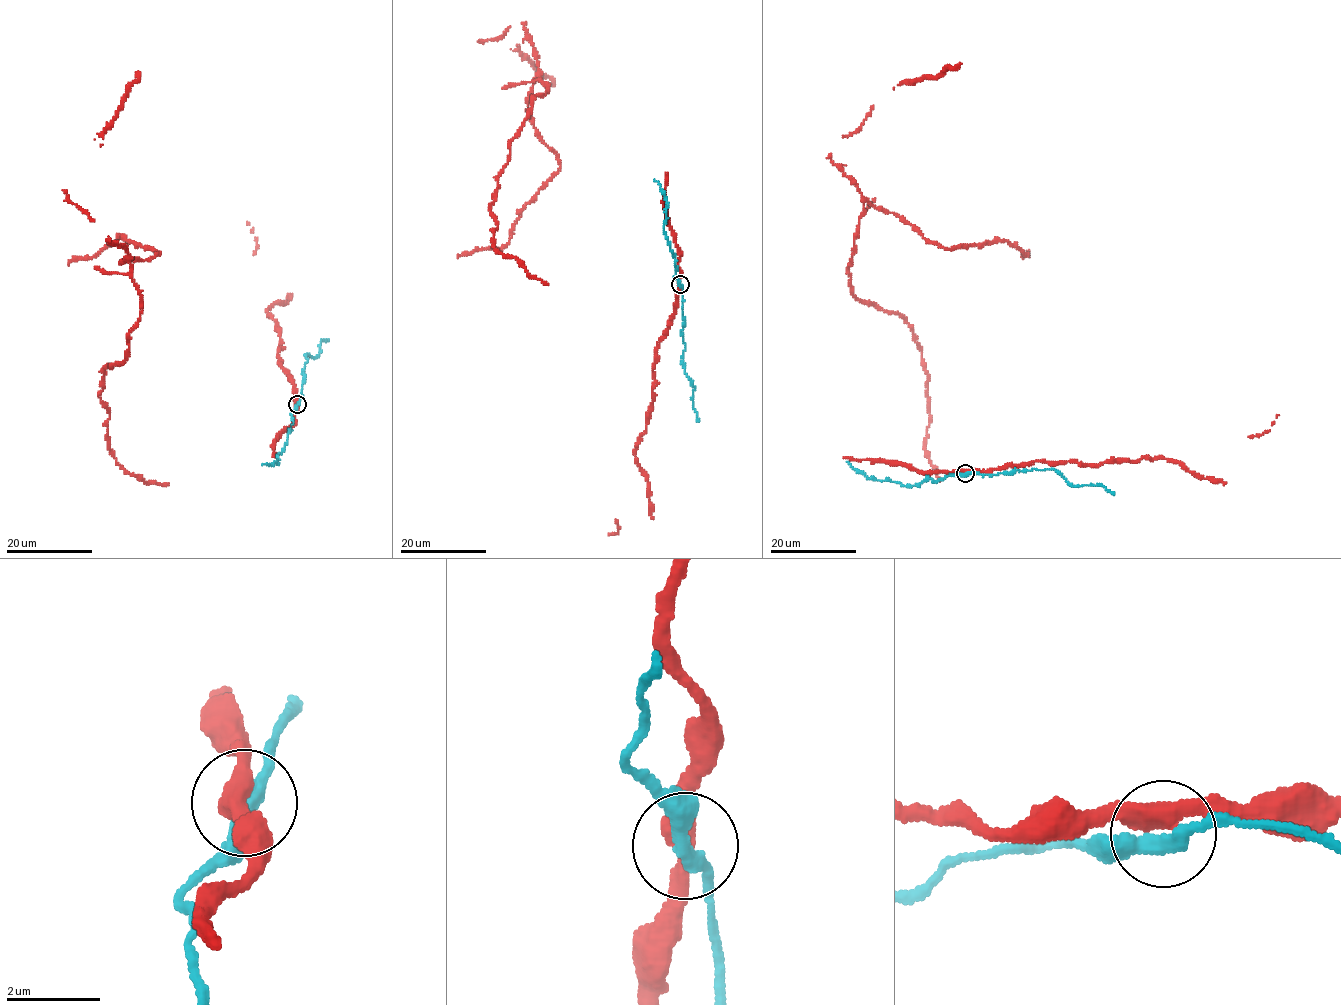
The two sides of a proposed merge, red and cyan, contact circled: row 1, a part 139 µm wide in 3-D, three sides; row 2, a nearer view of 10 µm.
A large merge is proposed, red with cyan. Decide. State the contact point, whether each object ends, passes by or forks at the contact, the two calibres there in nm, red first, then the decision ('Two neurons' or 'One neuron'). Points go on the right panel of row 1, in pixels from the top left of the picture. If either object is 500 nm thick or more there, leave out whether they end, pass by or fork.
Place: (965, 473). At the ring red passes by. At the ring cyan passes by. Thickness 440 nm (red) against 320 nm. Two neurons

